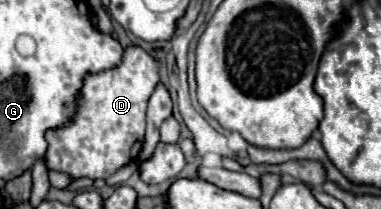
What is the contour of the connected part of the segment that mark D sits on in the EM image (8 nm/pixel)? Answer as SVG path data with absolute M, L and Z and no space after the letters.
M128 46L124 50L122 64L110 72L86 76L76 120L58 130L46 134L48 170L66 172L72 178L108 178L124 164L132 162L142 148L146 128L146 106L152 96L158 78L158 62L140 46Z

